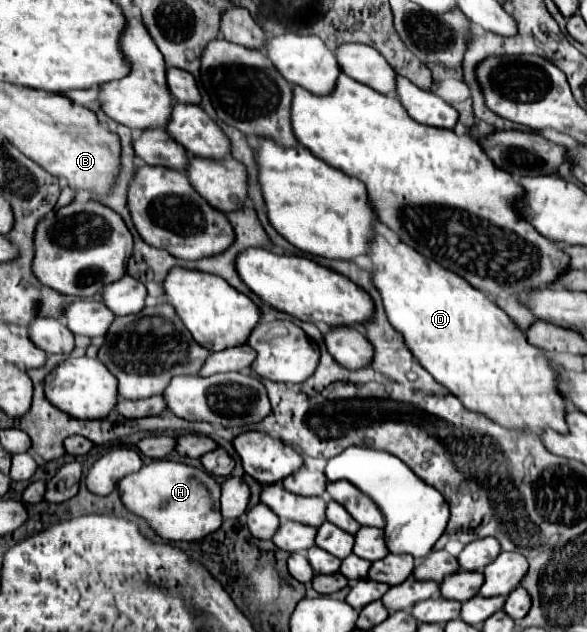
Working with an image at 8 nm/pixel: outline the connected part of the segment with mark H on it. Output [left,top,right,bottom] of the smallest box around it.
[117,461,221,541]

